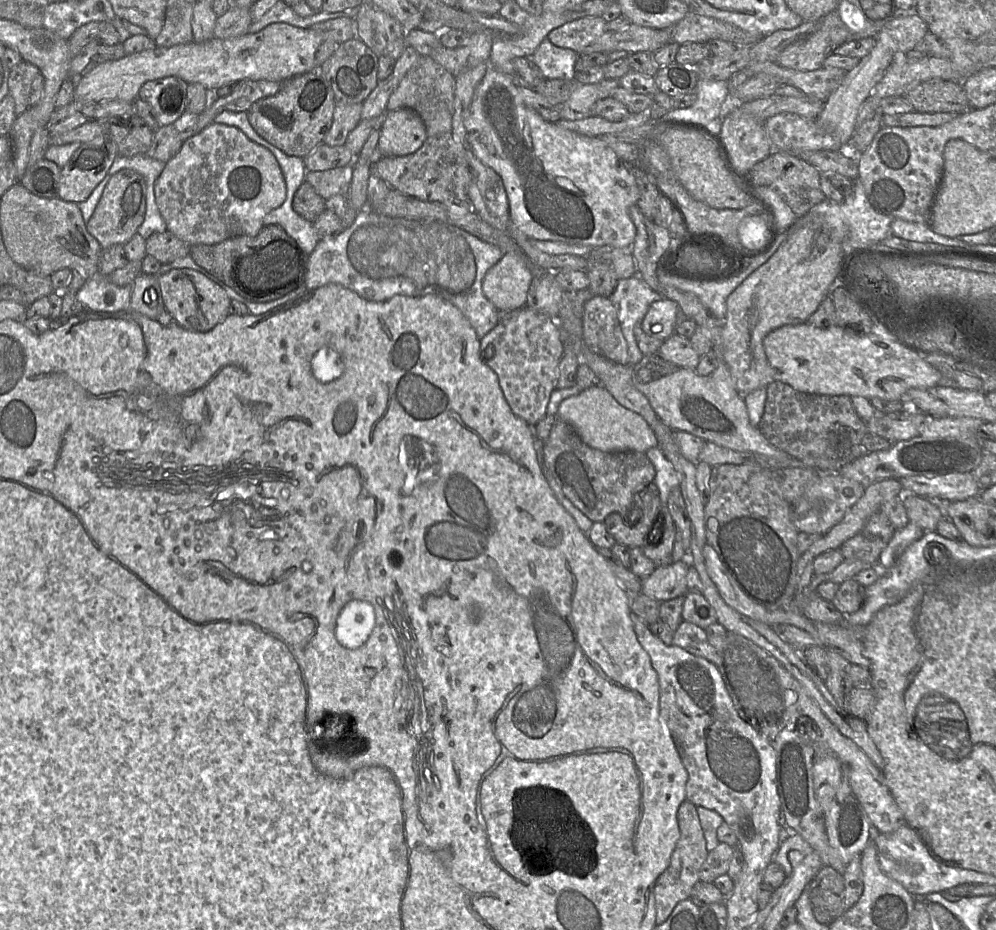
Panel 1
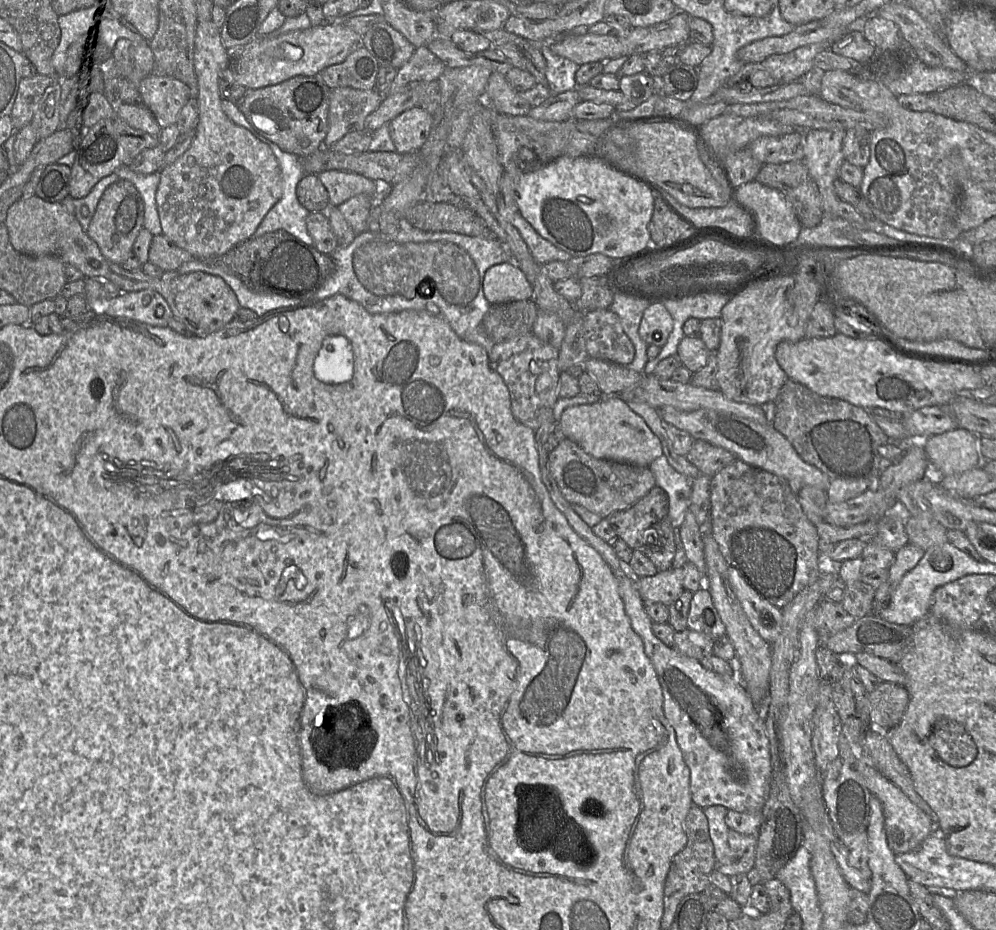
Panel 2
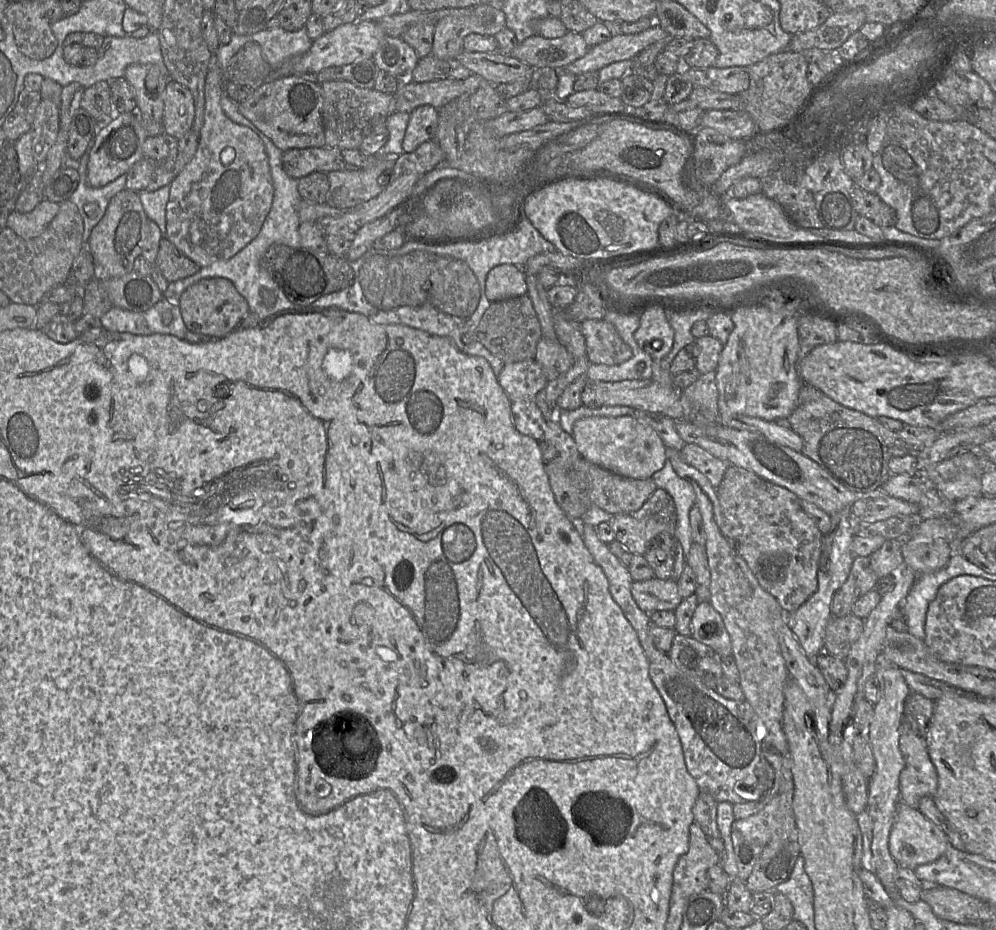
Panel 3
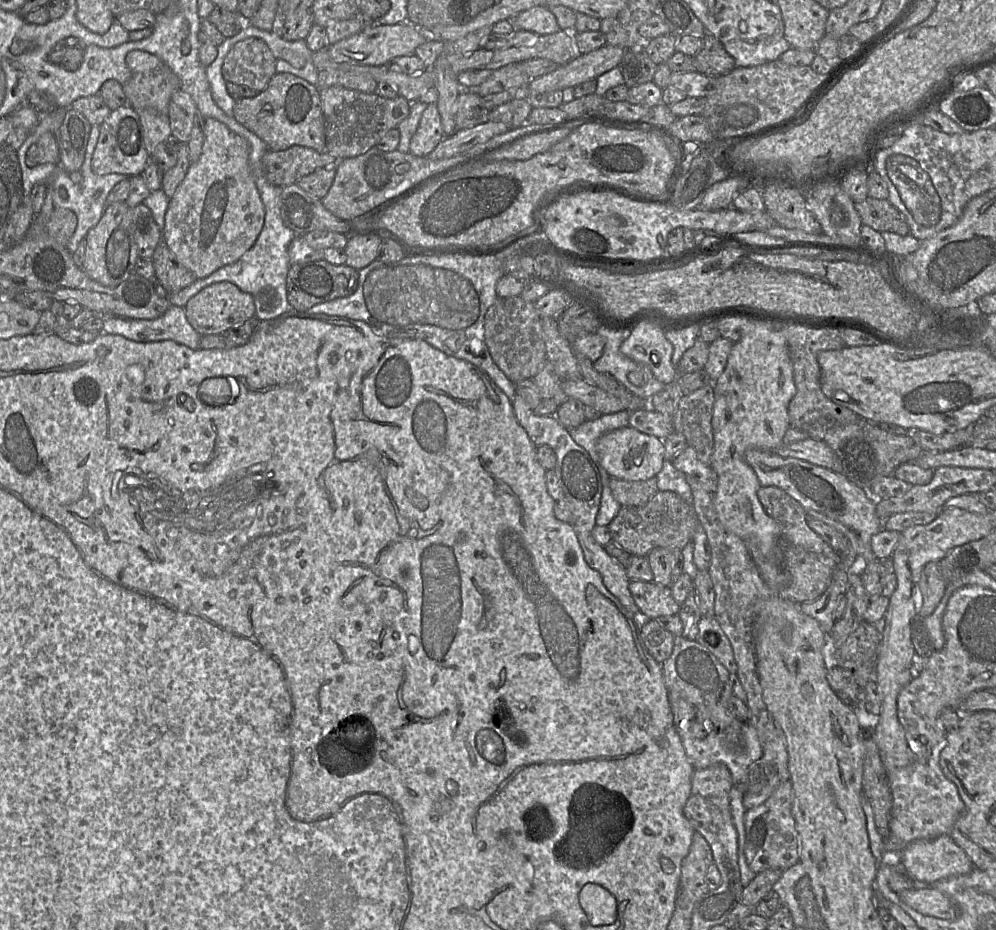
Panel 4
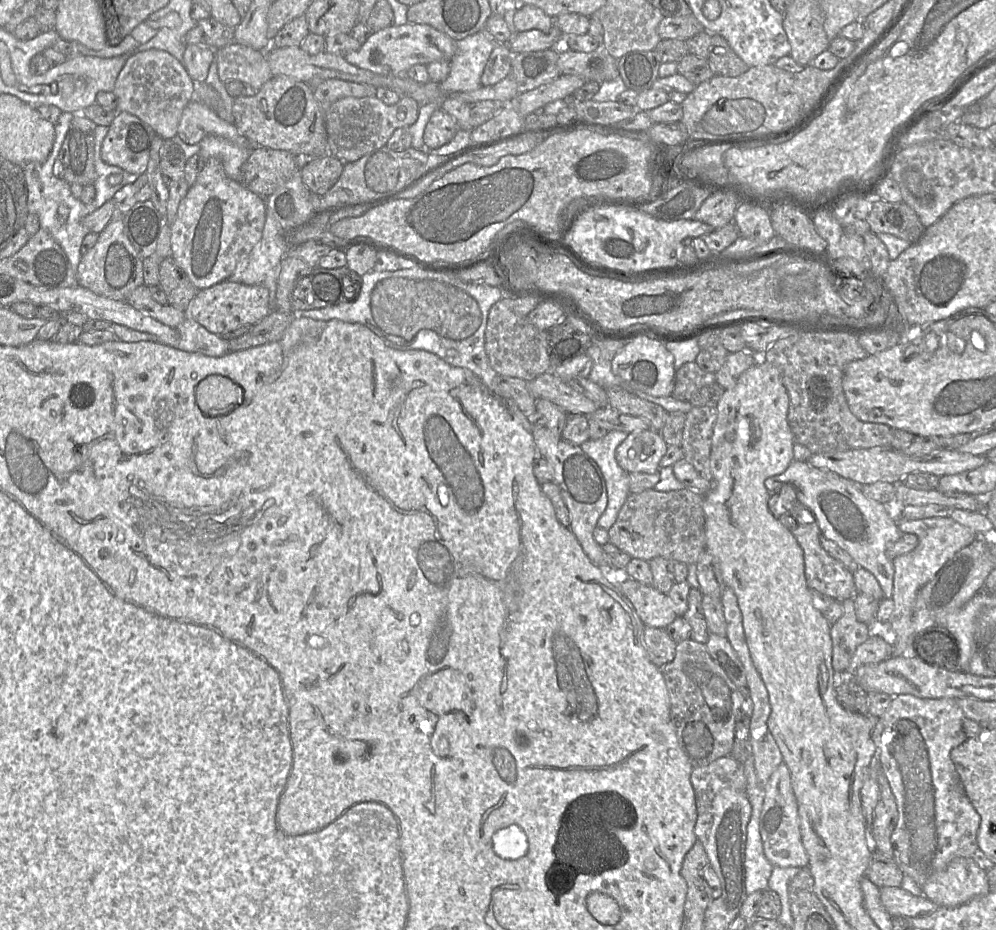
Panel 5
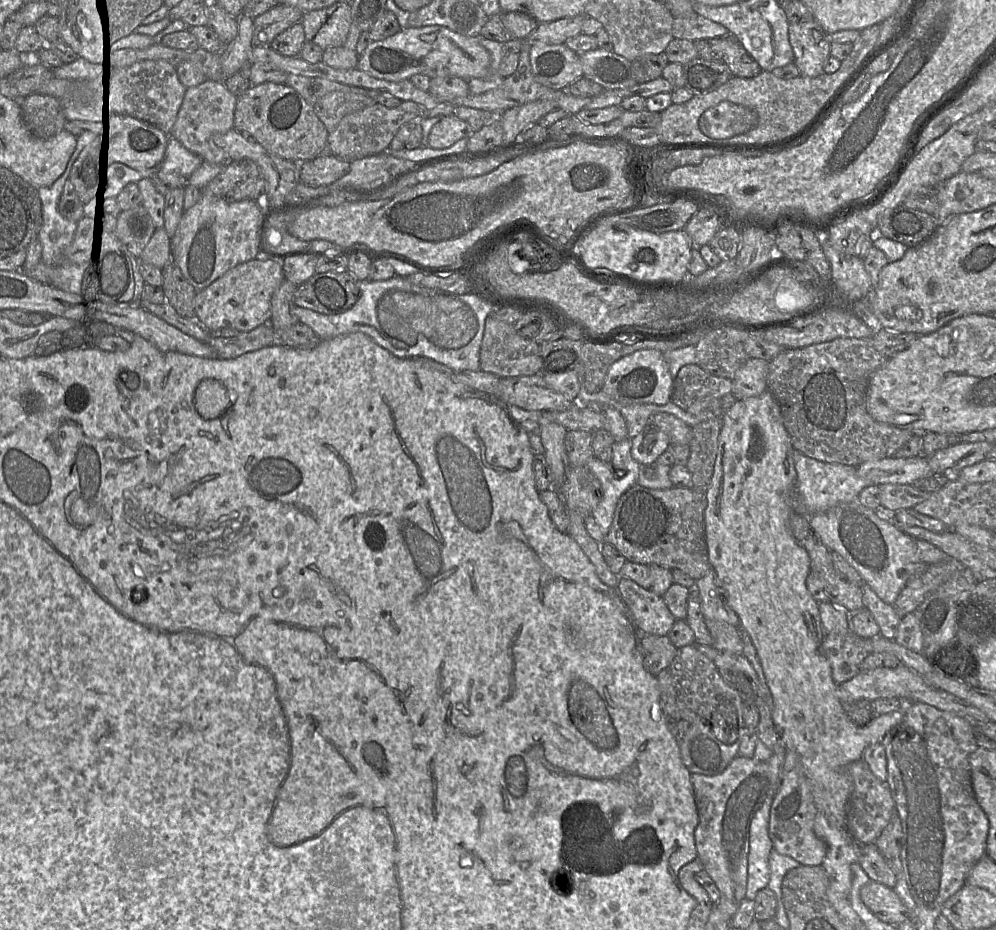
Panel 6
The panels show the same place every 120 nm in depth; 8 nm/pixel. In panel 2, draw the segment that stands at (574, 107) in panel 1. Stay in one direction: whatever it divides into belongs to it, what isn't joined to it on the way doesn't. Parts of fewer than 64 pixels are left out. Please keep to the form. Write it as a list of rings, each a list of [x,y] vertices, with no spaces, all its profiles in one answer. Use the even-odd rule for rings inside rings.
[[[577,88],[552,95],[538,106],[533,106],[528,116],[544,121],[566,121],[571,118],[572,109],[582,101]]]

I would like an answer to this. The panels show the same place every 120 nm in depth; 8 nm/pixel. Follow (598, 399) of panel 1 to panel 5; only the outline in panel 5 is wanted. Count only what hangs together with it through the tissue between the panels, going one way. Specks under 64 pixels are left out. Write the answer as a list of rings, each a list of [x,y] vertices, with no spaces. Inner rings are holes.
[[[653,429],[630,432],[616,449],[616,460],[628,473],[653,474],[659,470],[659,462],[668,445],[660,432]]]

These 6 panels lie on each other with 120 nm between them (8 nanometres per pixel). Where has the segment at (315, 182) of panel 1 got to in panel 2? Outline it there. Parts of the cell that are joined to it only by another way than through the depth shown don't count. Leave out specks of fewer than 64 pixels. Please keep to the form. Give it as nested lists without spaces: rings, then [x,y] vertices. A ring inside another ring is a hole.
[[[323,171],[318,174],[318,178],[327,189],[329,205],[333,207],[359,194],[372,197],[372,206],[374,206],[384,198],[389,189],[388,186],[380,185],[380,182],[349,171]]]

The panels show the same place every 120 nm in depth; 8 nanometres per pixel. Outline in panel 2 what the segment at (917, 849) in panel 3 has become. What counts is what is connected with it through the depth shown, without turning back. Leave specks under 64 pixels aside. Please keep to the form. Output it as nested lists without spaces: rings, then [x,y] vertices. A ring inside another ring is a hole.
[[[859,755],[858,763],[859,771],[866,782],[867,788],[882,803],[887,842],[891,851],[897,855],[919,848],[923,841],[936,830],[934,822],[898,786],[880,773],[861,755]]]

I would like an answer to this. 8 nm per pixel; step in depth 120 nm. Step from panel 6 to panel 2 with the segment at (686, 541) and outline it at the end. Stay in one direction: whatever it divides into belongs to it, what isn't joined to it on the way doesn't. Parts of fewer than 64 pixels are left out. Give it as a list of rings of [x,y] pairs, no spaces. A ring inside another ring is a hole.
[[[659,486],[653,487],[643,498],[641,498],[632,507],[616,511],[609,515],[606,519],[608,520],[611,528],[616,532],[617,537],[621,538],[632,550],[639,549],[642,551],[642,547],[648,545],[647,542],[653,541],[654,538],[648,539],[650,532],[653,532],[653,526],[665,519],[668,516],[669,500],[666,492]]]

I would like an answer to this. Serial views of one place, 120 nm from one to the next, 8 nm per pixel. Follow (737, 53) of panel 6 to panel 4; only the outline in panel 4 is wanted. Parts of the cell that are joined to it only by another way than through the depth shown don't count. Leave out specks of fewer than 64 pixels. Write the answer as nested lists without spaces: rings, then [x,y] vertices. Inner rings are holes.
[[[712,34],[704,36],[703,49],[693,57],[696,70],[707,76],[721,76],[736,68],[734,58]]]

